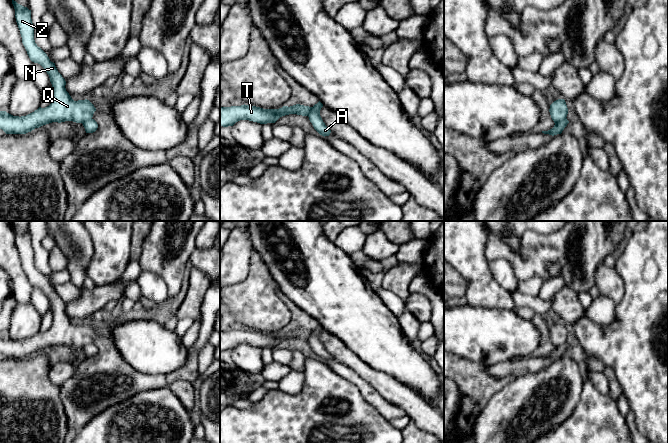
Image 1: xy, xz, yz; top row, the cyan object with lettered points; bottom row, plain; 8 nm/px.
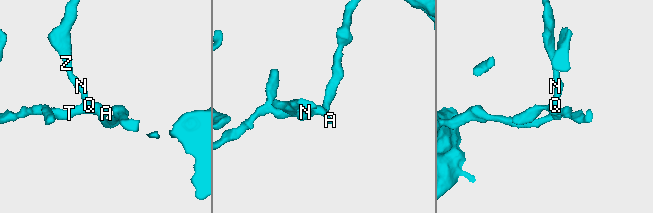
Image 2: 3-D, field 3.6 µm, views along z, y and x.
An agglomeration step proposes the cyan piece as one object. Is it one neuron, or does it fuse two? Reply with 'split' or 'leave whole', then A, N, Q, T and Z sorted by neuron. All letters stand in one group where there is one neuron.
split | A / N Q T Z

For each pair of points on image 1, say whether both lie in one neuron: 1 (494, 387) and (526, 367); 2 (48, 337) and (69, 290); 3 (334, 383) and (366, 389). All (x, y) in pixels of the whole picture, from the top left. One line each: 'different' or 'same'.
1: different
2: different
3: different

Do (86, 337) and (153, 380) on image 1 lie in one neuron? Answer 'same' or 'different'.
same

